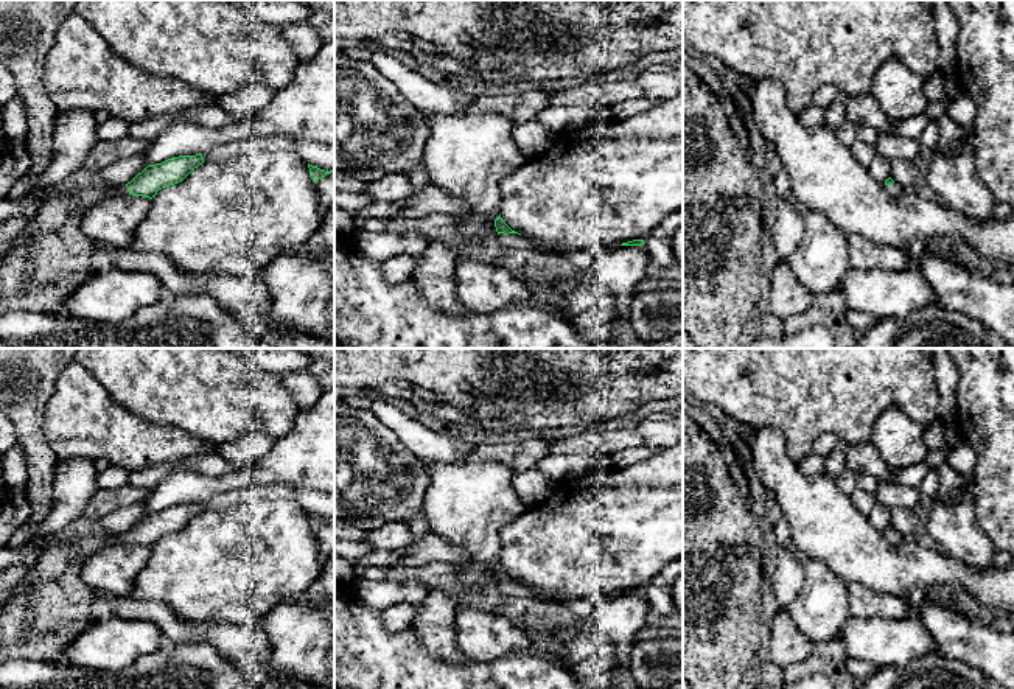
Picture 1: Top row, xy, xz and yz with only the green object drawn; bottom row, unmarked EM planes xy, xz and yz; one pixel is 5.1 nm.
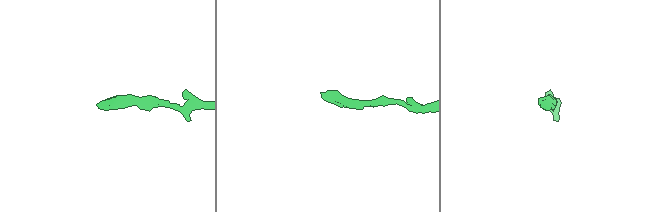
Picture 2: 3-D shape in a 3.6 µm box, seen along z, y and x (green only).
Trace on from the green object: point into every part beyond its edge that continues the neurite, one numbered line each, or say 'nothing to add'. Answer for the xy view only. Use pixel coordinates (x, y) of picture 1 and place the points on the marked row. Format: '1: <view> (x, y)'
1: xy (115, 190)

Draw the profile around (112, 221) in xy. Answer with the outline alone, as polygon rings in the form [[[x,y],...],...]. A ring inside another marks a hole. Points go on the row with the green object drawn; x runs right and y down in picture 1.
[[[132,194],[104,198],[82,215],[81,230],[93,243],[128,249],[151,204],[152,199]]]

